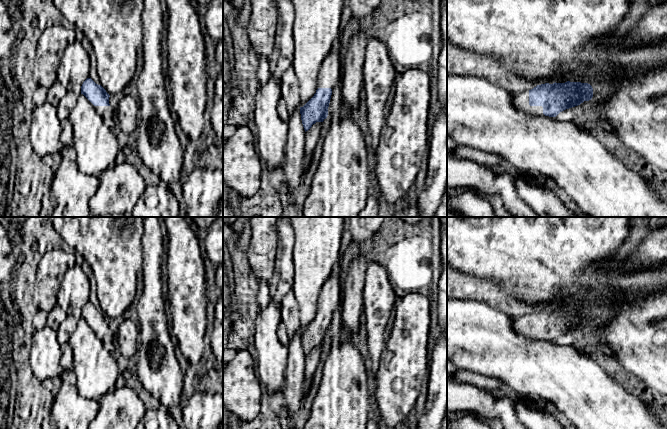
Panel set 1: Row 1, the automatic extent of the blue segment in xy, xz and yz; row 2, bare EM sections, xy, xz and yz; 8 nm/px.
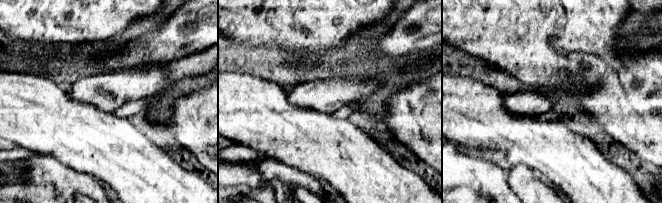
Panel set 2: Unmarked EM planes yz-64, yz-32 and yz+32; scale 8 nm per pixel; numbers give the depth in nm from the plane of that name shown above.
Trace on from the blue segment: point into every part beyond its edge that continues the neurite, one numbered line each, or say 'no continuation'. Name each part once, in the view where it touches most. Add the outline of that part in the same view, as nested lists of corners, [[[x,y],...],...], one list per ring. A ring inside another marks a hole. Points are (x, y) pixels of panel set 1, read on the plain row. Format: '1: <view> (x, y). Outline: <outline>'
1: yz (521, 324). Outline: [[[529,314],[514,319],[513,329],[516,333],[527,338],[544,339],[542,330],[529,329]]]

